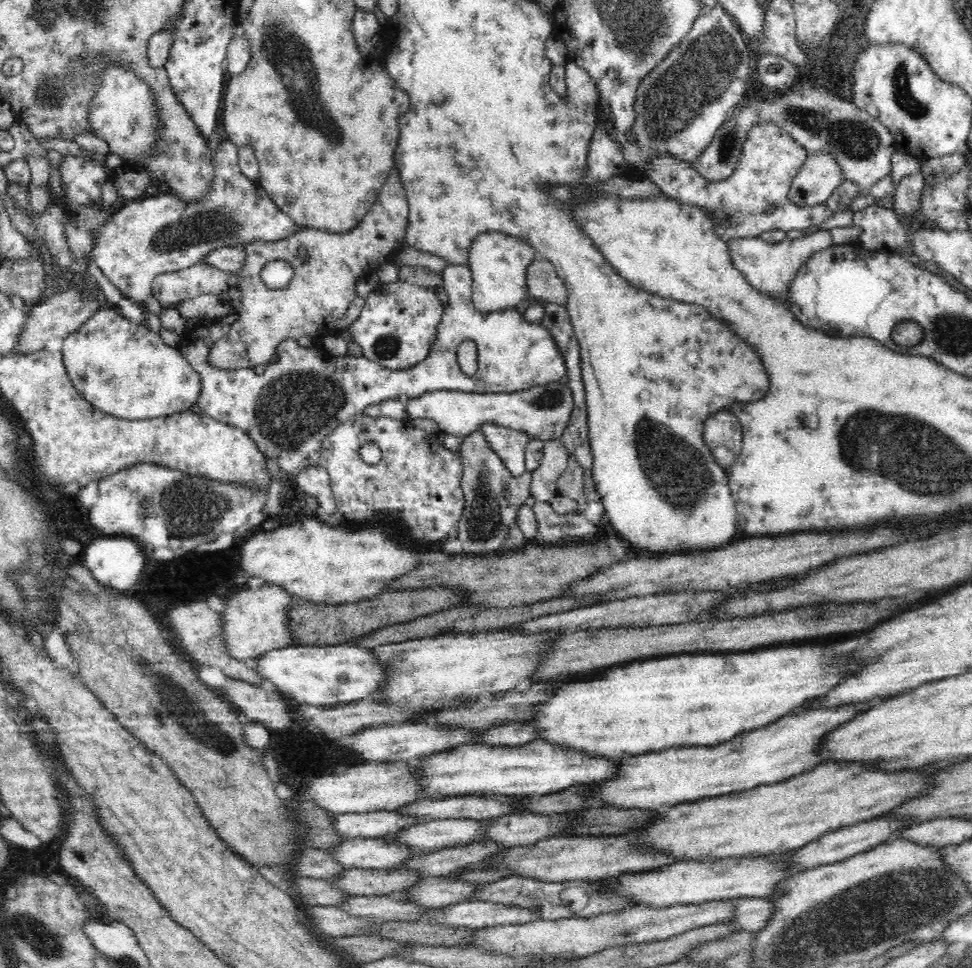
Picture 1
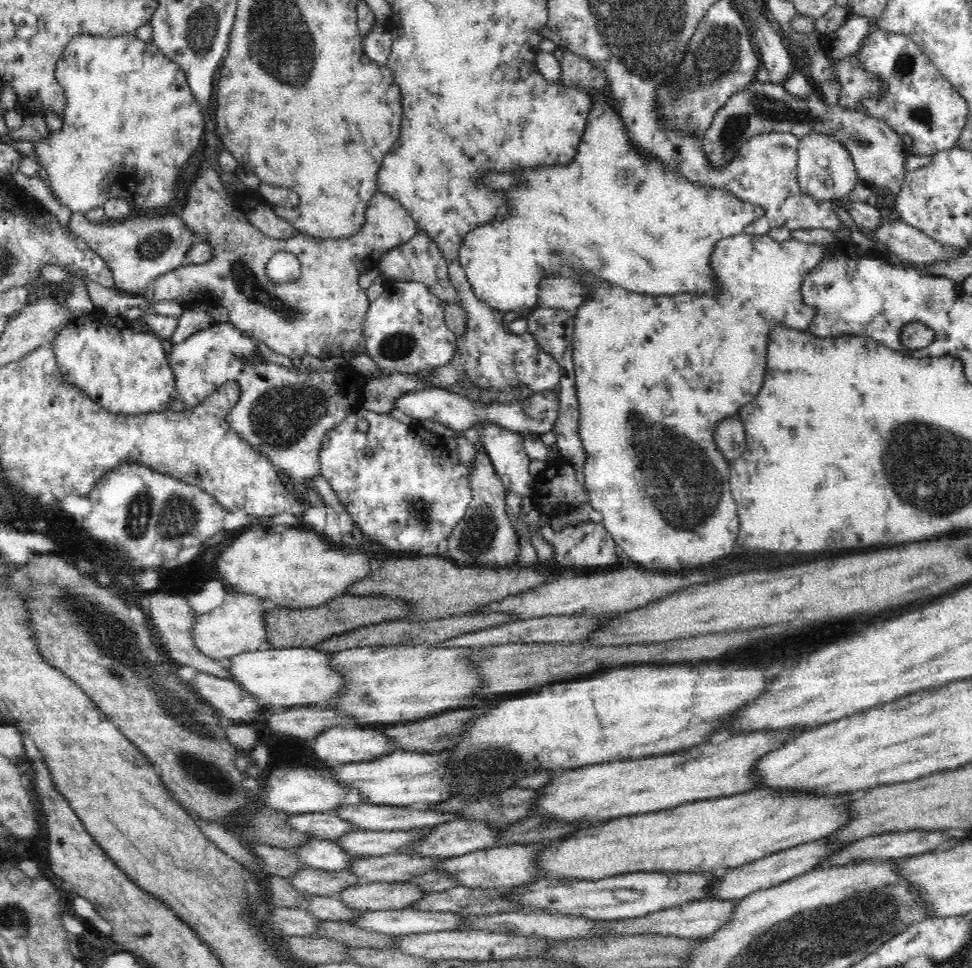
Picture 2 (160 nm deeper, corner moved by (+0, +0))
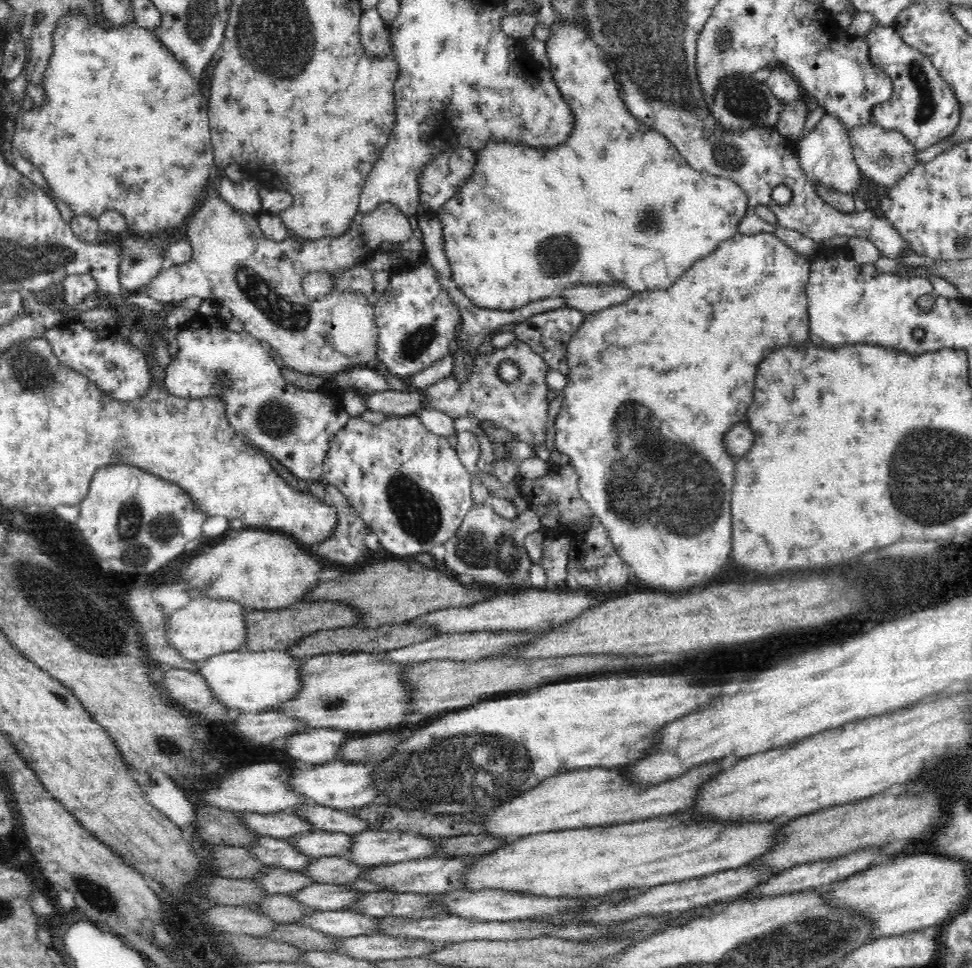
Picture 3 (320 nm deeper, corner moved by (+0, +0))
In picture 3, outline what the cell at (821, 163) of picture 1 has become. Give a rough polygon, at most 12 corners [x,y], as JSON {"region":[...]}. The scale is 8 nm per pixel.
{"region":[[826,114],[797,142],[808,180],[856,193],[860,167],[844,123]]}

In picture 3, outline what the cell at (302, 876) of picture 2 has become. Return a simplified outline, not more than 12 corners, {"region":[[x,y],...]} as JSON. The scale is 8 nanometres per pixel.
{"region":[[270,867],[255,879],[269,894],[316,884],[302,871]]}

